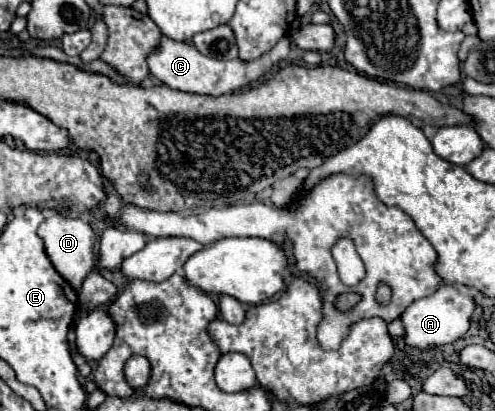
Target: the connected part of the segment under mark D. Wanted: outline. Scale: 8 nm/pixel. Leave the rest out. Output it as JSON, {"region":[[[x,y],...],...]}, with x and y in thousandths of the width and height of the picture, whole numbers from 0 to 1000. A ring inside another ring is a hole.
{"region":[[[105,518],[77,552],[77,572],[89,586],[93,616],[105,635],[105,645],[113,650],[113,659],[145,693],[149,706],[160,708],[174,669],[190,650],[190,586],[194,586],[190,557],[174,538],[166,538],[162,528]]]}

